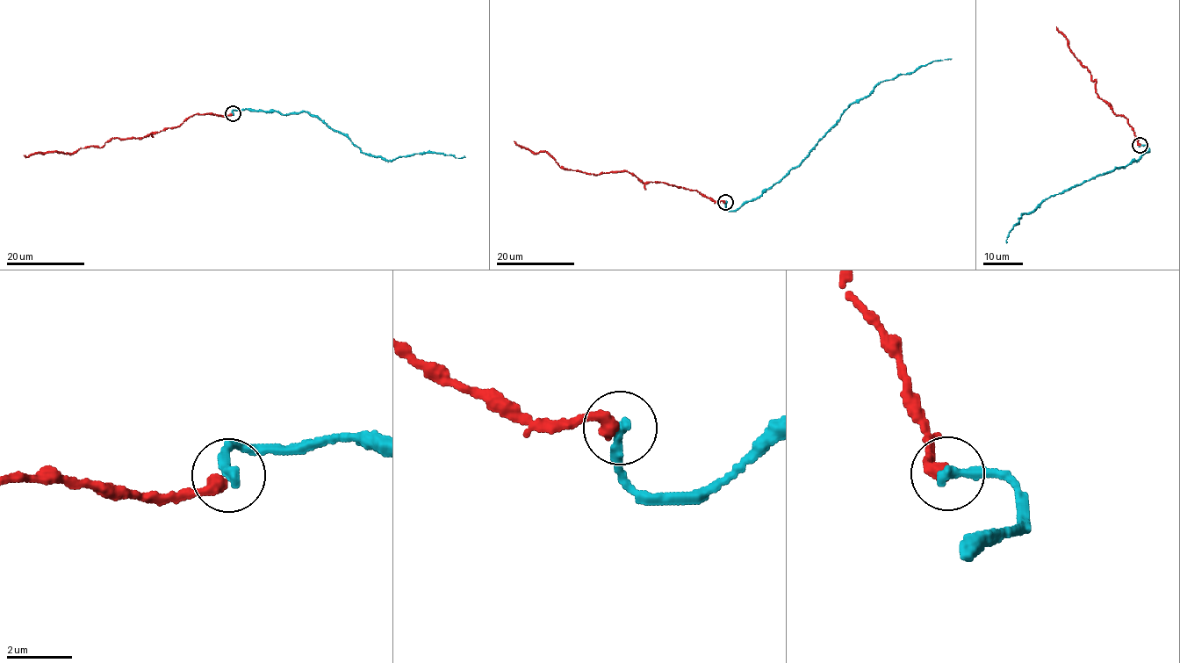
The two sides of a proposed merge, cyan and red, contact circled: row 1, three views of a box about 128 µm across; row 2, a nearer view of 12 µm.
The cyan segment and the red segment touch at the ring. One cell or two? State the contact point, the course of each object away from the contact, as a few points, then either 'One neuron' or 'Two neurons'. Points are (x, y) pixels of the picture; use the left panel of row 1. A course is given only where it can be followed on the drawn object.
Place: (233, 113). Course of cyan: (233, 113), (244, 110), (284, 114), (305, 111), (347, 135), (363, 152), (385, 161), (433, 152), (465, 157). Course of red: (232, 113), (196, 114), (178, 126), (141, 138), (111, 138), (102, 147), (87, 146), (68, 154), (24, 155). One neuron

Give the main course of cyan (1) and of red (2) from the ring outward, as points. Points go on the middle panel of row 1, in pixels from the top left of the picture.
1: (726, 202), (728, 211), (737, 210), (759, 198), (796, 167), (848, 105), (877, 84), (951, 59)
2: (725, 202), (643, 183), (626, 171), (564, 169), (545, 151), (531, 153), (514, 141)

